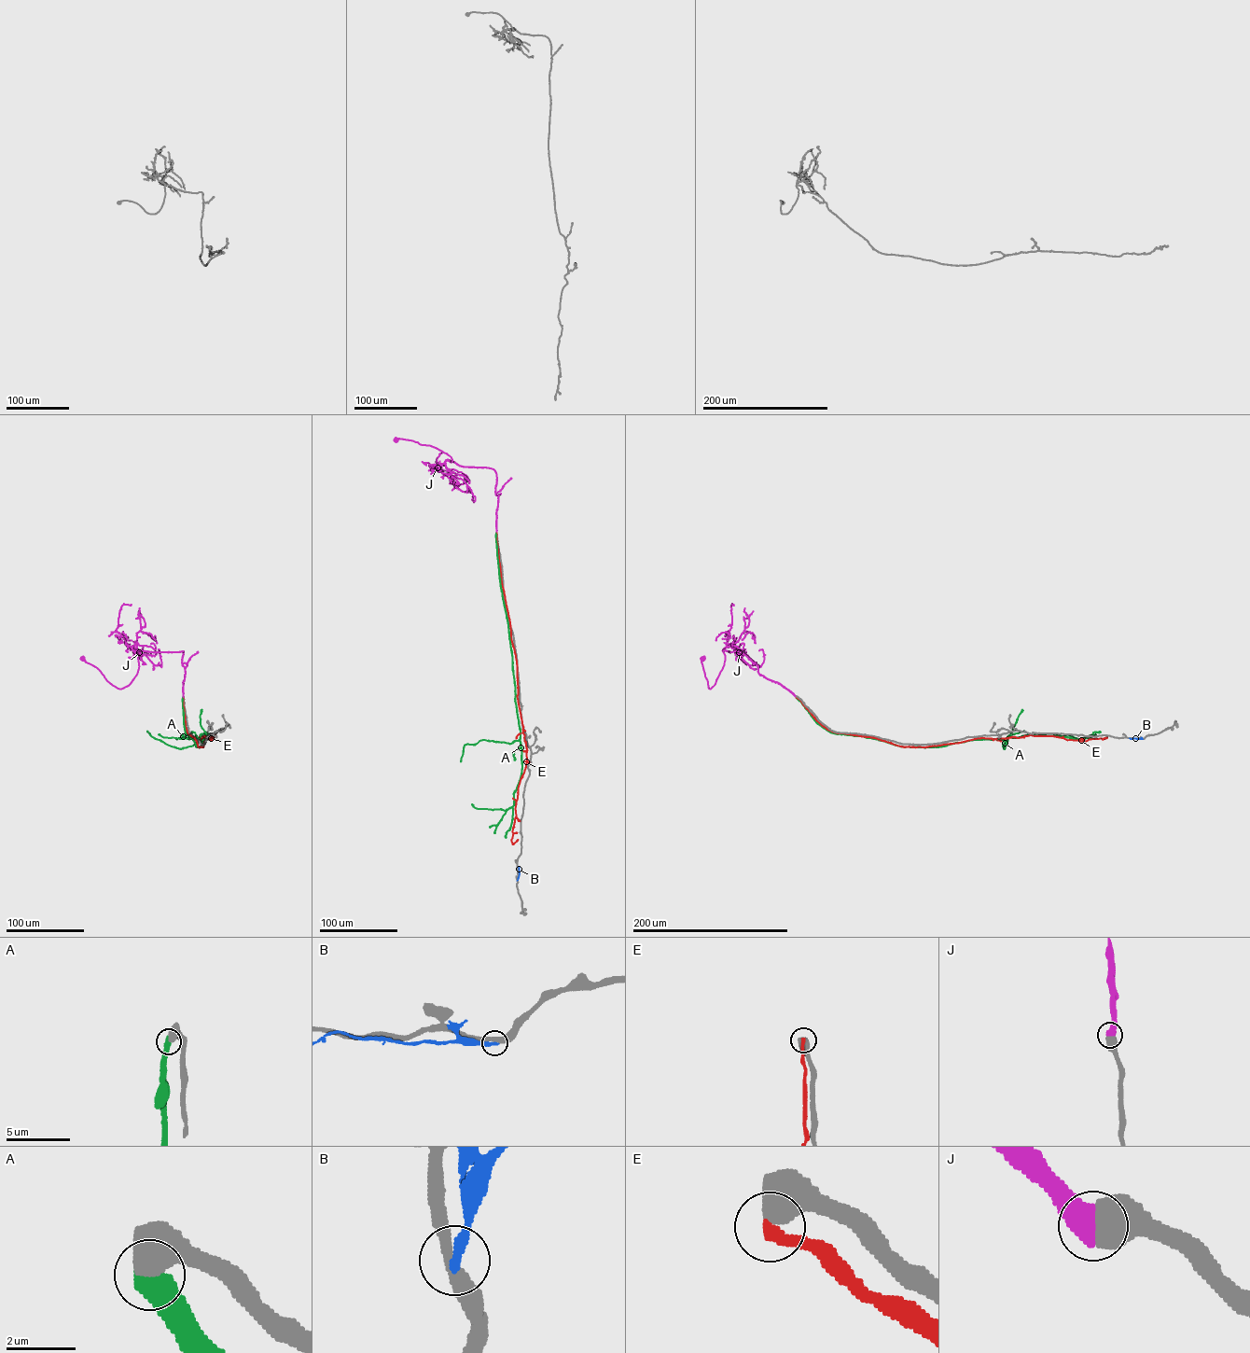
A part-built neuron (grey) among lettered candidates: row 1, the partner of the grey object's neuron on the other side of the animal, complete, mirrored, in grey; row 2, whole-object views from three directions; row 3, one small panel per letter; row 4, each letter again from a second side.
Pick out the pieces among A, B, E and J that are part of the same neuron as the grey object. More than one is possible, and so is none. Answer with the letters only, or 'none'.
J

